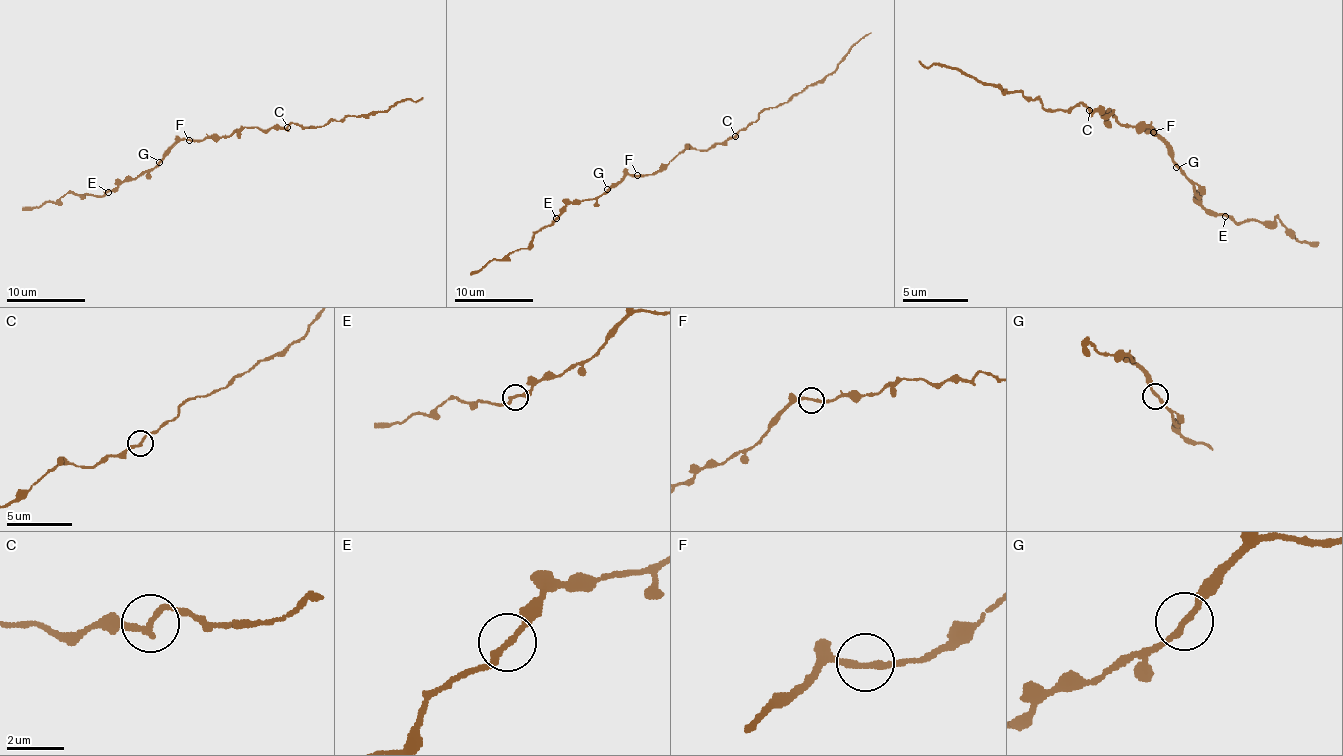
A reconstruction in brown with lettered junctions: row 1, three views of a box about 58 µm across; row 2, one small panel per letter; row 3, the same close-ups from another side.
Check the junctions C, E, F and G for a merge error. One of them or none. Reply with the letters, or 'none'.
C

